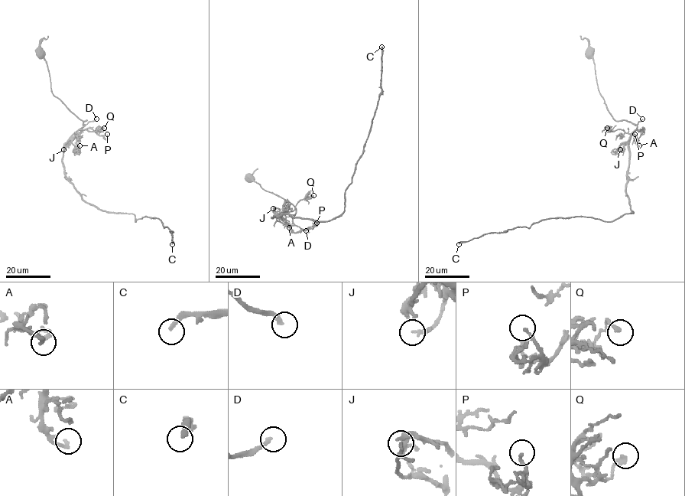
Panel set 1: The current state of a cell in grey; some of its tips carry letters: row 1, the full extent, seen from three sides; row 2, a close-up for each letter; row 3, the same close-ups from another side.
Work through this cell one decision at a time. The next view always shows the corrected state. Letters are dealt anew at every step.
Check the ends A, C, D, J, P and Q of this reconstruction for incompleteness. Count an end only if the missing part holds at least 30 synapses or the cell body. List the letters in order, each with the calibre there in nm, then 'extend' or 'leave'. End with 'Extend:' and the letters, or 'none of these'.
A: calibre 200 nm; leave
C: calibre 260 nm; extend
D: calibre 200 nm; extend
J: calibre 120 nm; leave
P: calibre 130 nm; leave
Q: calibre 200 nm; leave
Extend: C, D

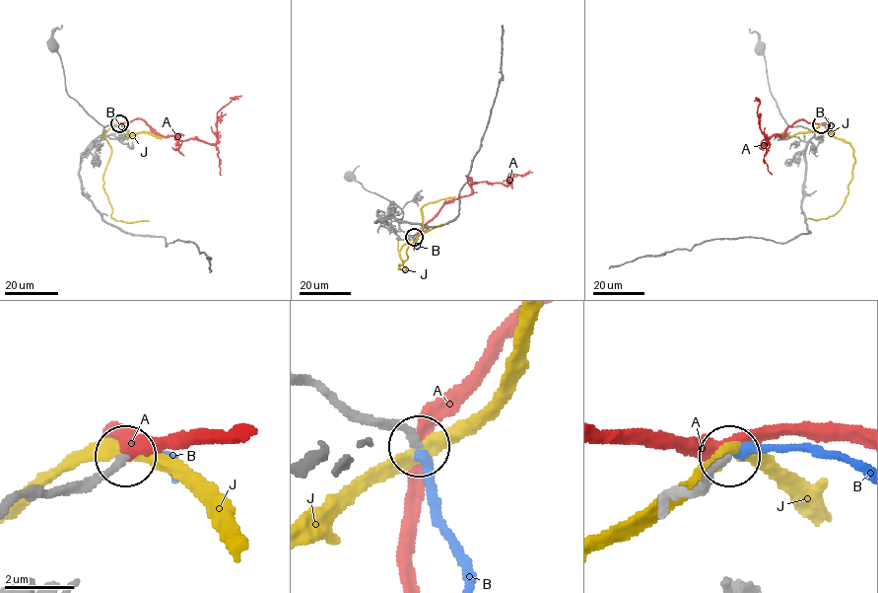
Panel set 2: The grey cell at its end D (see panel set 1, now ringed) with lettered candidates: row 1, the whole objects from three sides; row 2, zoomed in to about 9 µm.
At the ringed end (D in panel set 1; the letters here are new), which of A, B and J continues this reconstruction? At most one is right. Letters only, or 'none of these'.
B

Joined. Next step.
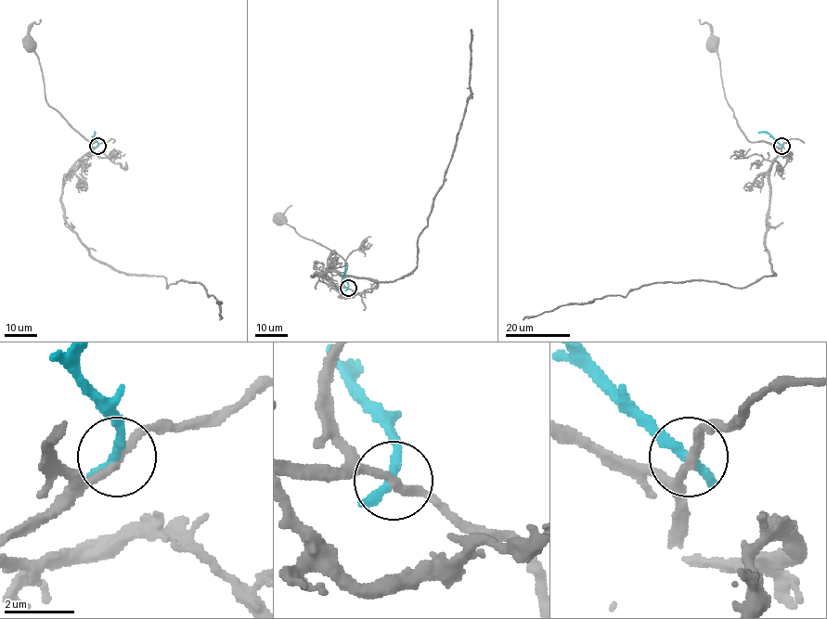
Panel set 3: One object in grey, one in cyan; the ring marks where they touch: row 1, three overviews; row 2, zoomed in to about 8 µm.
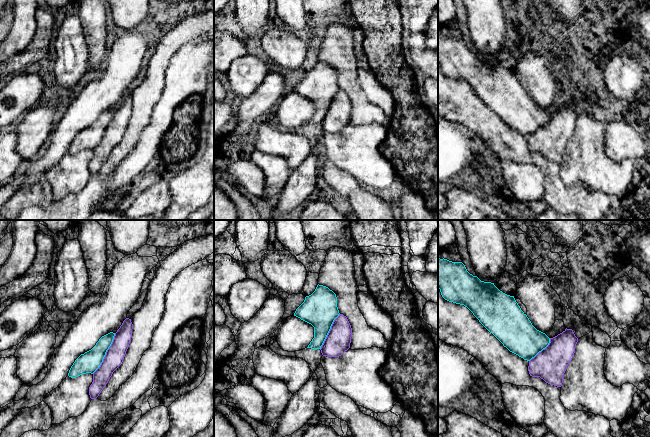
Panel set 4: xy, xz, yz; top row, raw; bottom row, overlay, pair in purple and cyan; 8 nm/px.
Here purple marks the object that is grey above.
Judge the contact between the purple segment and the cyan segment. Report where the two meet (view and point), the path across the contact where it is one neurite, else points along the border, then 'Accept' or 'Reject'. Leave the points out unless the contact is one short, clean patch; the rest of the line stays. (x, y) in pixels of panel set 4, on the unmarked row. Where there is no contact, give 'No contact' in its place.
Touches purple at xy (106, 129). Boundary: xy (115, 109), (103, 137), (92, 149). Reject

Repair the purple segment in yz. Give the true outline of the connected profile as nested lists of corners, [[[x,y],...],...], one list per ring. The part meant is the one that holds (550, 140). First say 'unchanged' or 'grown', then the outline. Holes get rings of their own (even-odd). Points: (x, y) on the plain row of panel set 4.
unchanged; [[[565,105],[550,114],[549,121],[529,137],[528,147],[532,153],[540,153],[546,159],[561,163],[563,151],[571,138],[578,114],[572,105]]]

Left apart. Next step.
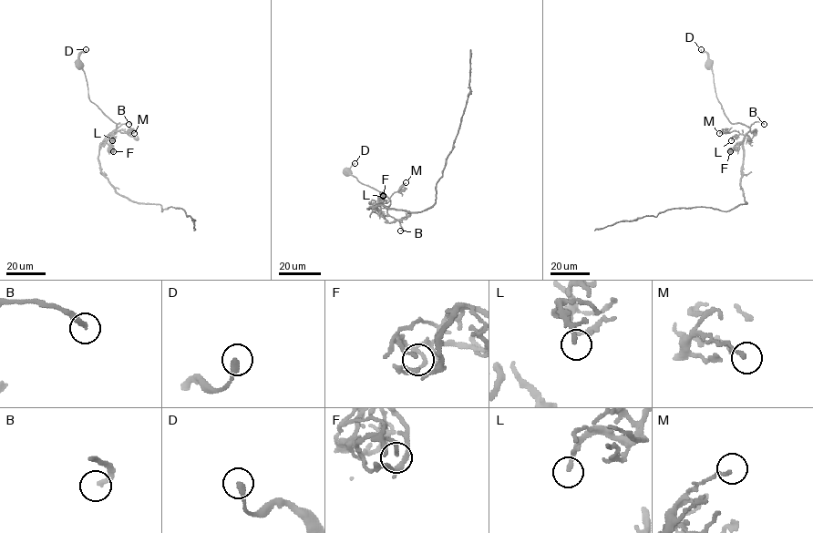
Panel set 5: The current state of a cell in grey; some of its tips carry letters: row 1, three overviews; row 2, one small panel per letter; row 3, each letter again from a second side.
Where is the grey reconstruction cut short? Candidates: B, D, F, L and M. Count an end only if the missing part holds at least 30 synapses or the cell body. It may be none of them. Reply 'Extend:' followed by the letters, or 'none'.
Extend: B

